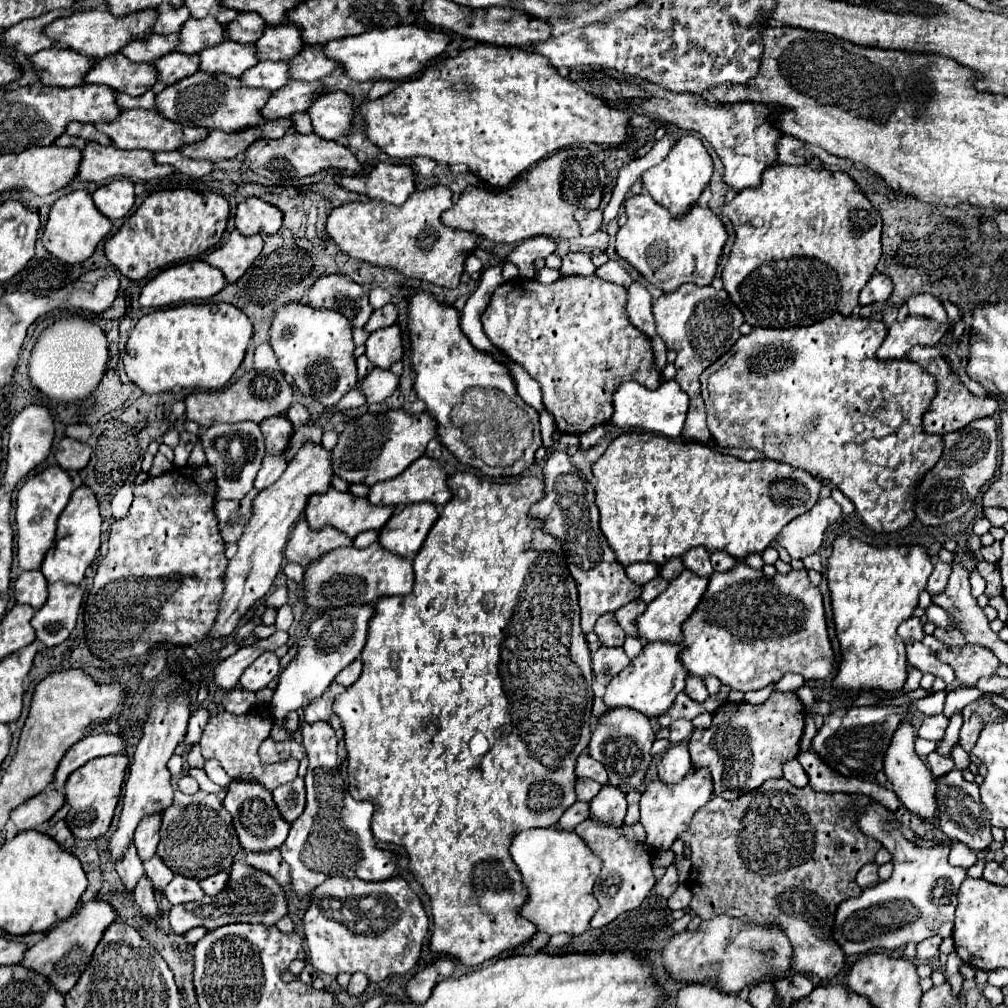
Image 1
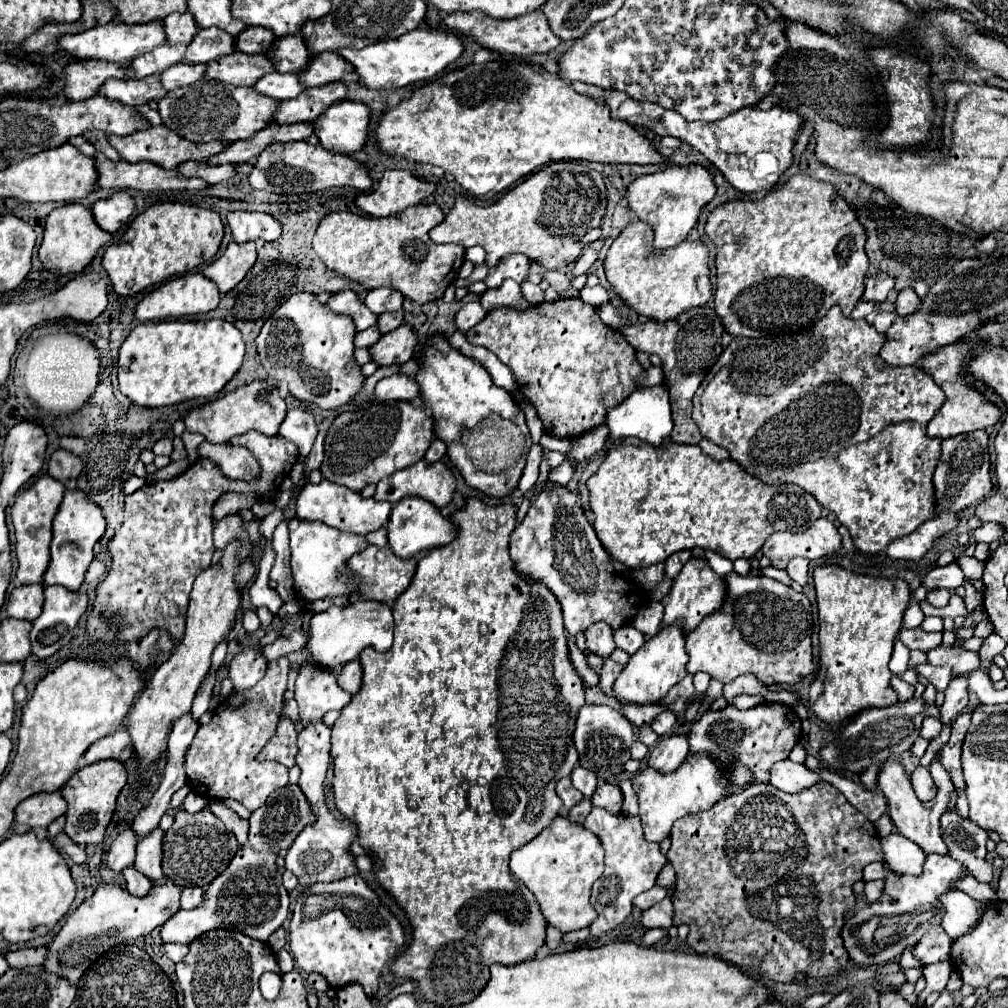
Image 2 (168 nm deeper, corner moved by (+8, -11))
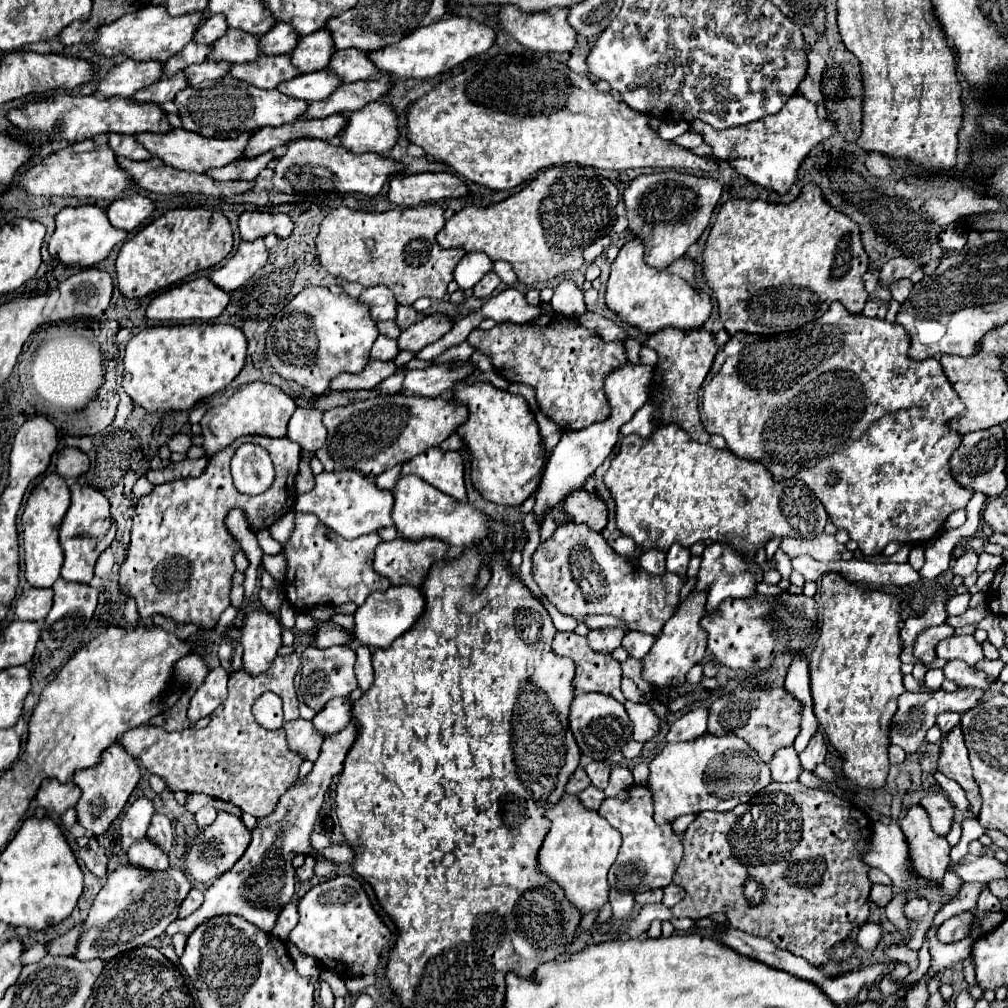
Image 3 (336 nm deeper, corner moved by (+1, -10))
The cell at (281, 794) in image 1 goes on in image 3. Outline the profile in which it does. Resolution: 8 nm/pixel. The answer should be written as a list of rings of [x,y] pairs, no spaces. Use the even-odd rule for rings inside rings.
[[[350,723],[344,731],[340,731],[340,735],[334,735],[332,739],[324,739],[320,757],[314,763],[312,771],[306,777],[298,779],[292,787],[288,787],[288,791],[280,797],[280,801],[276,803],[276,809],[270,815],[258,819],[252,831],[252,841],[246,853],[240,857],[240,863],[236,863],[236,867],[220,875],[204,891],[204,903],[198,911],[170,923],[168,931],[165,931],[166,935],[170,937],[176,933],[190,935],[198,925],[218,915],[240,915],[248,923],[256,925],[260,931],[272,933],[282,907],[290,903],[294,895],[296,877],[294,877],[292,859],[296,853],[308,853],[312,849],[310,835],[314,831],[314,823],[318,821],[326,789],[332,781],[332,775],[340,773],[344,757],[352,747],[354,739],[356,739],[354,723]]]

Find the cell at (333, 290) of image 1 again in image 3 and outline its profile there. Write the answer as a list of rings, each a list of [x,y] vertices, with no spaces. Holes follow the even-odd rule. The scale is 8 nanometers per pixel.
[[[370,287],[370,289],[364,289],[358,299],[362,303],[368,303],[370,305],[372,321],[374,323],[396,317],[396,305],[398,303],[396,303],[392,291],[388,291],[386,287]]]

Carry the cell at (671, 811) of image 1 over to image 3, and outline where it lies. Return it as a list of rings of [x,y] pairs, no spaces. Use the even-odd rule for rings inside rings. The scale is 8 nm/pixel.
[[[702,735],[692,743],[668,743],[650,763],[646,787],[652,791],[654,819],[668,825],[674,819],[700,811],[730,811],[746,803],[754,793],[770,783],[770,771],[764,761],[742,739]]]

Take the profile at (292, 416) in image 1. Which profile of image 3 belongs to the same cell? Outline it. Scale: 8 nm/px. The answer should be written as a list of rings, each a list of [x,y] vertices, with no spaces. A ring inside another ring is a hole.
[[[298,407],[288,423],[288,439],[296,441],[302,447],[302,451],[316,453],[326,441],[322,411],[314,407]]]

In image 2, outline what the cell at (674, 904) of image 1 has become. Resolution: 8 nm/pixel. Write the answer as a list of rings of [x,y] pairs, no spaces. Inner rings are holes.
[[[667,896],[659,904],[655,904],[653,908],[643,910],[641,924],[645,928],[663,928],[663,930],[667,930],[667,928],[673,926],[671,918],[673,918],[673,904],[671,904],[671,898]]]

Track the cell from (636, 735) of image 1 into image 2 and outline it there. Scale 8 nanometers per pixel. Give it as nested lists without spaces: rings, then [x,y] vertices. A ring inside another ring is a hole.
[[[585,704],[579,708],[573,742],[579,752],[579,764],[587,770],[591,768],[597,774],[599,784],[603,782],[619,784],[619,778],[623,776],[623,764],[629,760],[629,746],[633,744],[633,740],[635,740],[633,726],[617,708],[595,704]]]

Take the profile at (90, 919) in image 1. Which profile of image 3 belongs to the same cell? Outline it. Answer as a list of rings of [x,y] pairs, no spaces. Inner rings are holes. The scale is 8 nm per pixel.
[[[118,867],[96,899],[92,901],[86,921],[80,925],[80,939],[76,945],[74,959],[108,961],[124,949],[142,945],[156,939],[166,931],[166,927],[178,917],[178,909],[190,891],[190,881],[178,867],[168,867],[166,871],[144,871],[138,867]],[[136,895],[136,897],[134,897]],[[120,902],[122,905],[120,906]],[[119,907],[124,907],[120,909]]]

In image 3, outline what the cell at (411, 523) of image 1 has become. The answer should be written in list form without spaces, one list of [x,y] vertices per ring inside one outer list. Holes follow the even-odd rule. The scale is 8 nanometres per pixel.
[[[414,475],[396,481],[392,519],[394,519],[394,527],[398,529],[398,535],[408,541],[432,537],[448,545],[468,547],[484,539],[488,531],[486,515],[480,513],[474,505],[456,503],[456,499],[448,499],[448,495],[440,495],[440,491],[436,491],[434,487],[428,487],[428,483],[424,483],[422,479],[416,479]]]

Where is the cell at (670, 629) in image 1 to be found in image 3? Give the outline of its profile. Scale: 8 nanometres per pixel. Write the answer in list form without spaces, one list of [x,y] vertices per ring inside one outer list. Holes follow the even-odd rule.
[[[712,543],[704,549],[702,555],[702,565],[700,571],[696,575],[696,585],[692,589],[692,593],[698,591],[706,591],[708,593],[708,603],[706,603],[706,611],[708,613],[716,613],[718,607],[722,605],[722,601],[726,599],[738,599],[738,597],[752,597],[756,593],[756,583],[762,579],[762,571],[758,569],[756,563],[748,565],[744,563],[742,553],[732,551],[728,545],[724,543]]]

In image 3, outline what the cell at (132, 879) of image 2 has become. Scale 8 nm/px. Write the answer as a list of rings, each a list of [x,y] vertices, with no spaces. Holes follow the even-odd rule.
[[[146,839],[132,845],[132,849],[128,851],[128,861],[134,867],[146,871],[164,871],[168,867],[168,855],[164,855],[164,851],[160,851],[154,843],[148,843]]]

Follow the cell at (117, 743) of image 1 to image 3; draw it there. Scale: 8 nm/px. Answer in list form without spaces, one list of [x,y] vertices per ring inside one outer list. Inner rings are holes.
[[[290,653],[286,657],[276,657],[272,667],[264,673],[264,675],[248,675],[244,671],[236,671],[230,675],[228,681],[228,699],[212,713],[212,721],[208,727],[204,729],[194,729],[188,727],[184,731],[178,733],[166,733],[160,731],[158,727],[136,727],[126,731],[118,743],[140,763],[144,763],[144,767],[150,773],[156,773],[160,777],[166,779],[168,789],[176,791],[182,789],[186,793],[206,793],[214,799],[222,799],[222,801],[230,801],[236,807],[240,807],[246,813],[252,813],[254,817],[264,817],[268,813],[274,811],[274,805],[278,801],[278,797],[298,779],[298,767],[302,763],[300,757],[292,755],[292,751],[288,751],[286,745],[286,731],[284,729],[276,729],[276,731],[268,731],[264,727],[260,727],[252,715],[252,705],[254,701],[264,693],[264,691],[272,691],[276,695],[282,697],[284,701],[284,721],[294,721],[300,717],[298,711],[298,697],[294,691],[294,675],[300,671],[300,659],[296,653]]]

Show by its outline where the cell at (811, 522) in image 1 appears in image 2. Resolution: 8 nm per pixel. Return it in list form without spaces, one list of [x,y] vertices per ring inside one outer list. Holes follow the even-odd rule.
[[[819,518],[811,528],[801,534],[791,532],[775,532],[763,544],[763,556],[771,560],[771,566],[785,568],[791,558],[803,556],[807,560],[817,560],[839,550],[841,534],[835,524],[827,518]]]

